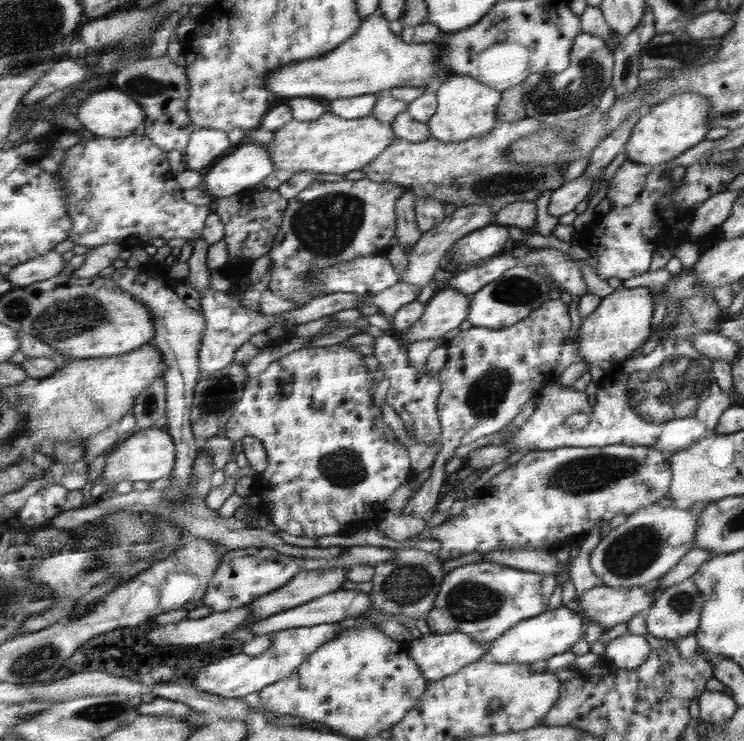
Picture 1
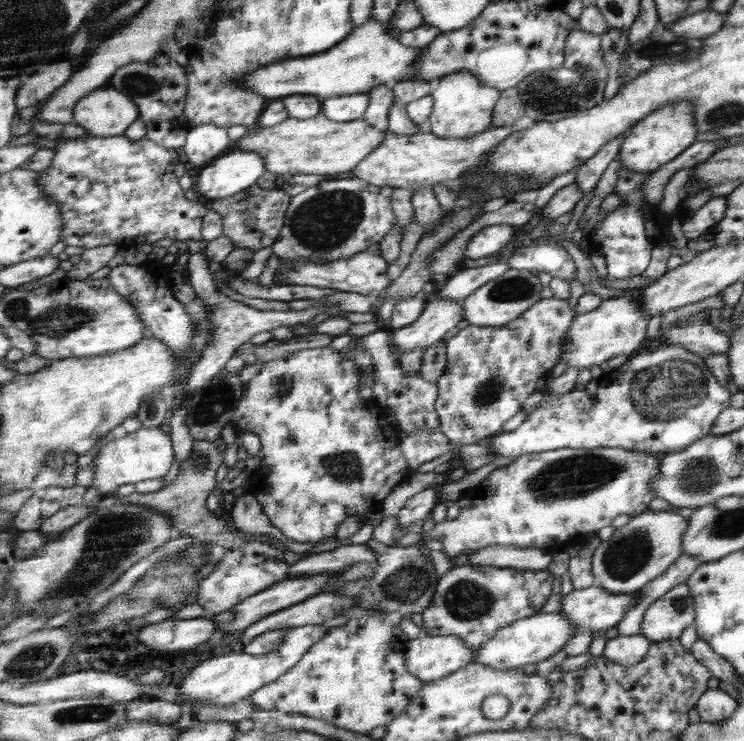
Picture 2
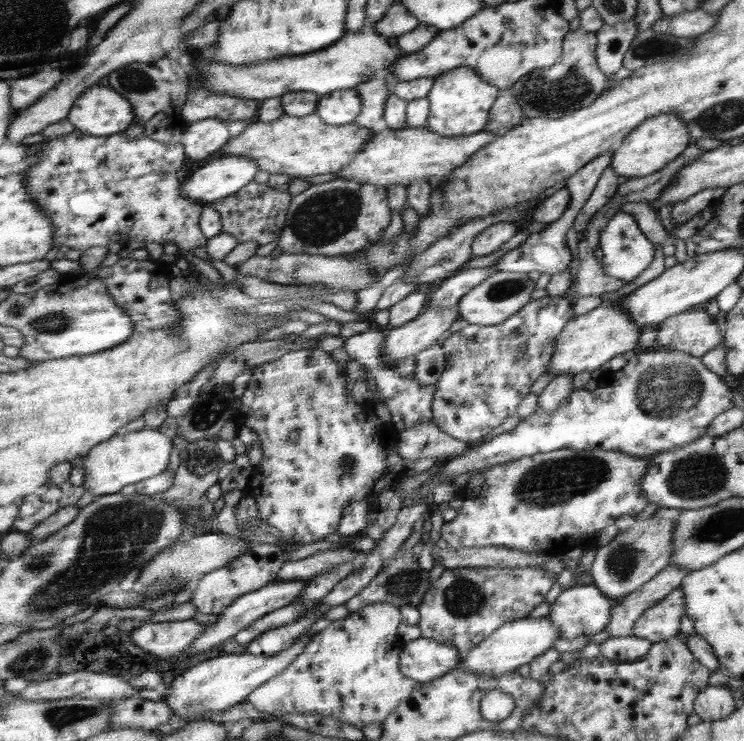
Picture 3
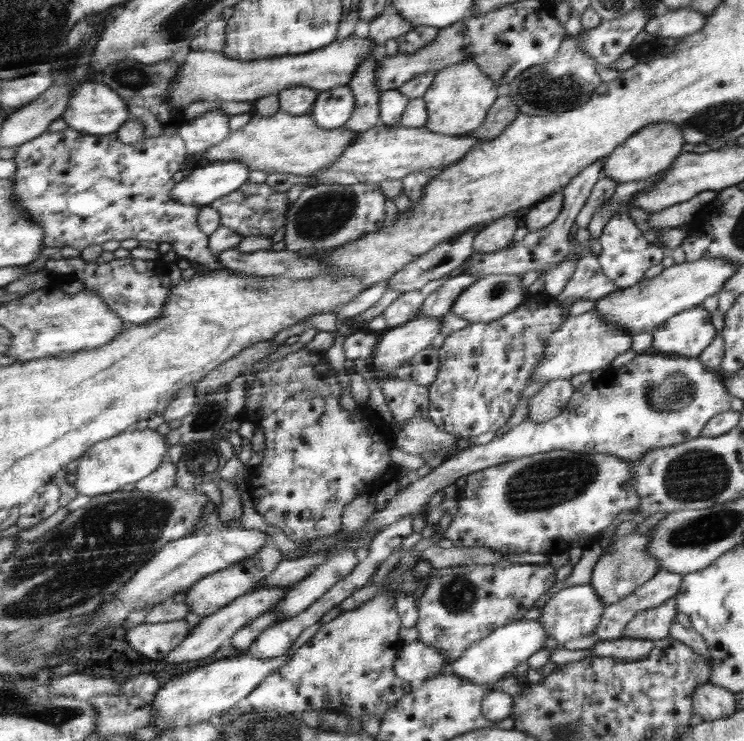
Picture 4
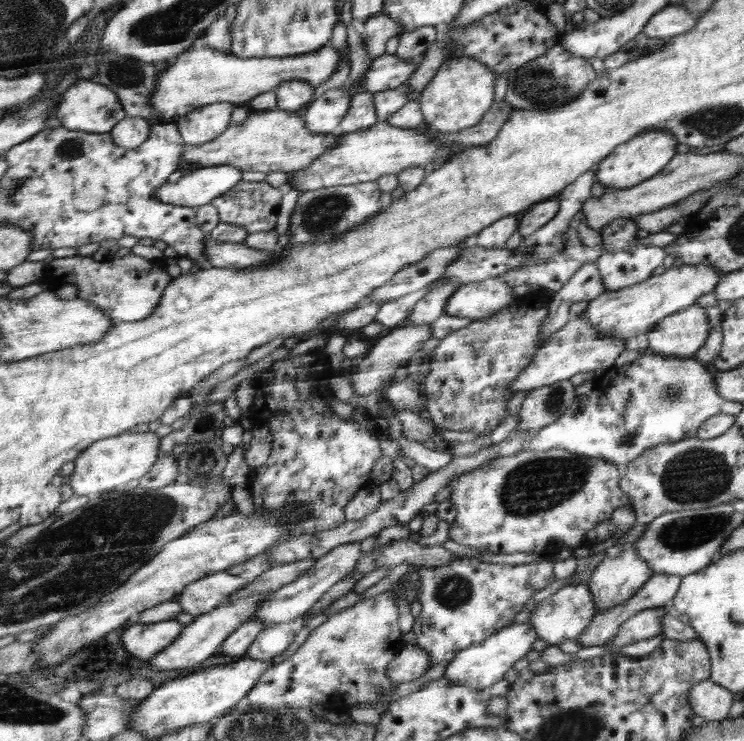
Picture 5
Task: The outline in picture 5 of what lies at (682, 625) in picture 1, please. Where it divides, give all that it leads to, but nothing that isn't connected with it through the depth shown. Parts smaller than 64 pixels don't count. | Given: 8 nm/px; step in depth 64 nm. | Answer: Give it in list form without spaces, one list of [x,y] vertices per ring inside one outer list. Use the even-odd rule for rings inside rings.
[[[664,606],[640,610],[640,612],[632,614],[626,622],[620,624],[616,636],[614,636],[612,640],[608,640],[604,645],[612,647],[613,653],[619,655],[620,647],[624,647],[624,645],[648,638],[654,638],[654,636],[663,636],[662,618],[664,618],[666,611]]]

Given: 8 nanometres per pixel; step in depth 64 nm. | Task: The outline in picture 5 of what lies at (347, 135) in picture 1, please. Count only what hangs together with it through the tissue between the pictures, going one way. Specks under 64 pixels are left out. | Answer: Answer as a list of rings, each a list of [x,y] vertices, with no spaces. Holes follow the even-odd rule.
[[[280,110],[250,111],[244,124],[232,124],[220,138],[204,144],[191,146],[187,144],[184,158],[192,164],[202,167],[216,165],[236,165],[245,172],[262,172],[266,175],[273,172],[294,173],[305,170],[315,160],[322,157],[340,141],[340,135],[332,133],[312,133],[307,129],[306,119],[294,112]]]

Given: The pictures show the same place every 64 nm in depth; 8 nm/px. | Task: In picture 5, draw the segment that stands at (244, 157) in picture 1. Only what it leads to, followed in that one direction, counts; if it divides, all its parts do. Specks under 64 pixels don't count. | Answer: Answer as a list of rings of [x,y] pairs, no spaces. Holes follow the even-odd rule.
[[[230,164],[201,167],[176,184],[168,183],[156,197],[170,204],[199,208],[213,203],[244,182],[244,172],[239,166]]]

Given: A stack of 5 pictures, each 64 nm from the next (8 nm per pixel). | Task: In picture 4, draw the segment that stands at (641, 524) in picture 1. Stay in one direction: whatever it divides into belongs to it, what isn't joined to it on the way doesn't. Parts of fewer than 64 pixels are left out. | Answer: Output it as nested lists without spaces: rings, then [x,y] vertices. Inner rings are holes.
[[[636,529],[628,535],[616,538],[616,542],[603,549],[592,570],[590,585],[595,587],[603,599],[604,606],[622,601],[624,597],[634,593],[639,586],[646,584],[660,570],[659,558],[652,555],[650,544],[652,534],[640,534]]]

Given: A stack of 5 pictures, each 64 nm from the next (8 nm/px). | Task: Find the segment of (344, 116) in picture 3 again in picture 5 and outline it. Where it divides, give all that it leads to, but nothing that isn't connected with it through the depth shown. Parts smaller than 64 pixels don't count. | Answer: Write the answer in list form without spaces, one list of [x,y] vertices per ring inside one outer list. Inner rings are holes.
[[[344,87],[326,90],[318,99],[307,106],[307,129],[312,133],[332,133],[342,122],[350,108],[352,99]]]

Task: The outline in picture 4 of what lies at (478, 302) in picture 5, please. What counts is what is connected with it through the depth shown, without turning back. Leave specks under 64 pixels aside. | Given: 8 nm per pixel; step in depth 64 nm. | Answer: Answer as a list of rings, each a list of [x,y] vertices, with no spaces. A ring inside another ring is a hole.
[[[488,275],[479,278],[454,300],[450,311],[470,323],[498,321],[526,298],[522,275]]]

